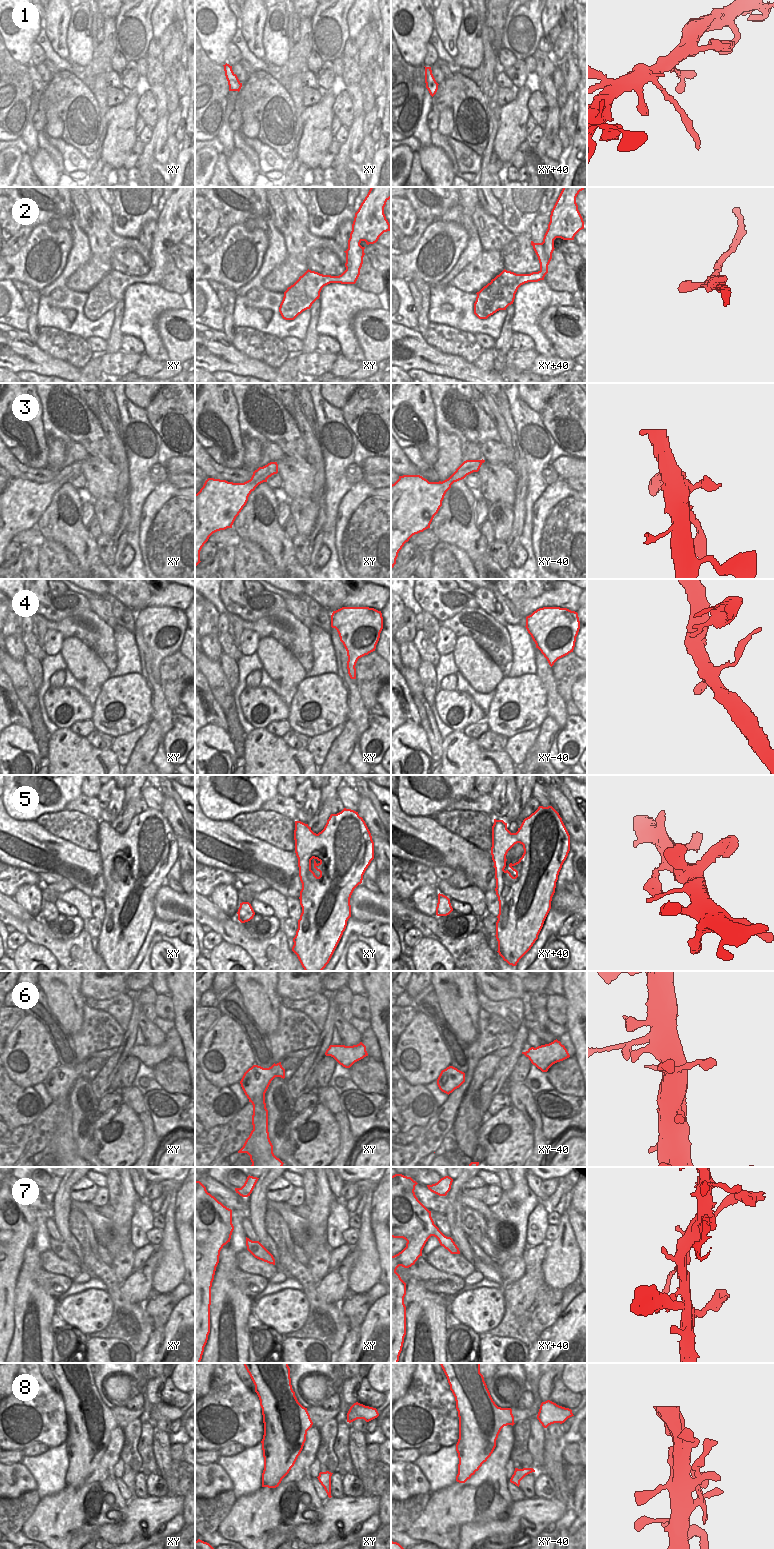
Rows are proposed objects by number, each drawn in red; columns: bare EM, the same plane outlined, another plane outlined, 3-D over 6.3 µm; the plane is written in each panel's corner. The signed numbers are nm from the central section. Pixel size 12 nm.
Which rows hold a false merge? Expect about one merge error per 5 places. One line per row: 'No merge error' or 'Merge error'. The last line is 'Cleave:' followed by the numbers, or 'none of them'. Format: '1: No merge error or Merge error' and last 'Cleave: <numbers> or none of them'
1: Merge error
2: No merge error
3: No merge error
4: No merge error
5: No merge error
6: No merge error
7: Merge error
8: No merge error
Cleave: 1, 7

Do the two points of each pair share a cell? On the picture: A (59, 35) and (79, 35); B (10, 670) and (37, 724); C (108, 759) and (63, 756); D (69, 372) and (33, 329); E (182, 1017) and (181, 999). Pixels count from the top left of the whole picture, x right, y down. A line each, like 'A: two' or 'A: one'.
A: two
B: one
C: one
D: two
E: one

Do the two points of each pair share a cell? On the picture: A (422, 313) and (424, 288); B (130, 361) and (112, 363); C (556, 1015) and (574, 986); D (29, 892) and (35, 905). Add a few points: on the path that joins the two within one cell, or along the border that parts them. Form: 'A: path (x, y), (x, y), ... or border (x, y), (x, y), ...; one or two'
A: path (425, 307), (425, 294); one
B: path (126, 363), (116, 363); one
C: border (563, 996), (567, 1002), (565, 1023); two
D: path (29, 895), (32, 902); one

